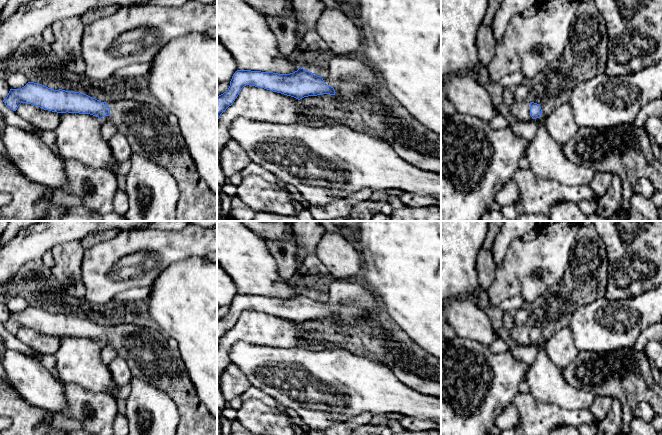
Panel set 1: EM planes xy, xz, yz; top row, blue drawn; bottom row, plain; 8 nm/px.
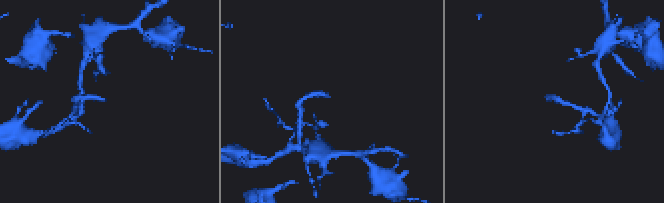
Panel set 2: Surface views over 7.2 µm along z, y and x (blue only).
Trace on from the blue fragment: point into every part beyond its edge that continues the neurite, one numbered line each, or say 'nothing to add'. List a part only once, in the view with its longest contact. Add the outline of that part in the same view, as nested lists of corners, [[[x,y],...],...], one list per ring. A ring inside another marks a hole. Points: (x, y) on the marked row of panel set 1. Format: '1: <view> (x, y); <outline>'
1: xy (145, 125); [[[134,100],[106,104],[110,108],[110,115],[102,117],[101,121],[109,121],[116,126],[118,132],[127,138],[132,153],[163,166],[177,181],[180,197],[176,207],[176,221],[217,221],[217,194],[198,174],[180,128],[169,124],[169,113],[161,105]]]

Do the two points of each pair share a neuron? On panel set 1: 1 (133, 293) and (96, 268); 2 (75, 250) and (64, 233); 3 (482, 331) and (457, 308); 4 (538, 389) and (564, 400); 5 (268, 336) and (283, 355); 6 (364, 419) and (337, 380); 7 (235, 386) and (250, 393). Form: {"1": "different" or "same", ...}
{"1": "different", "2": "different", "3": "same", "4": "same", "5": "different", "6": "different", "7": "different"}

